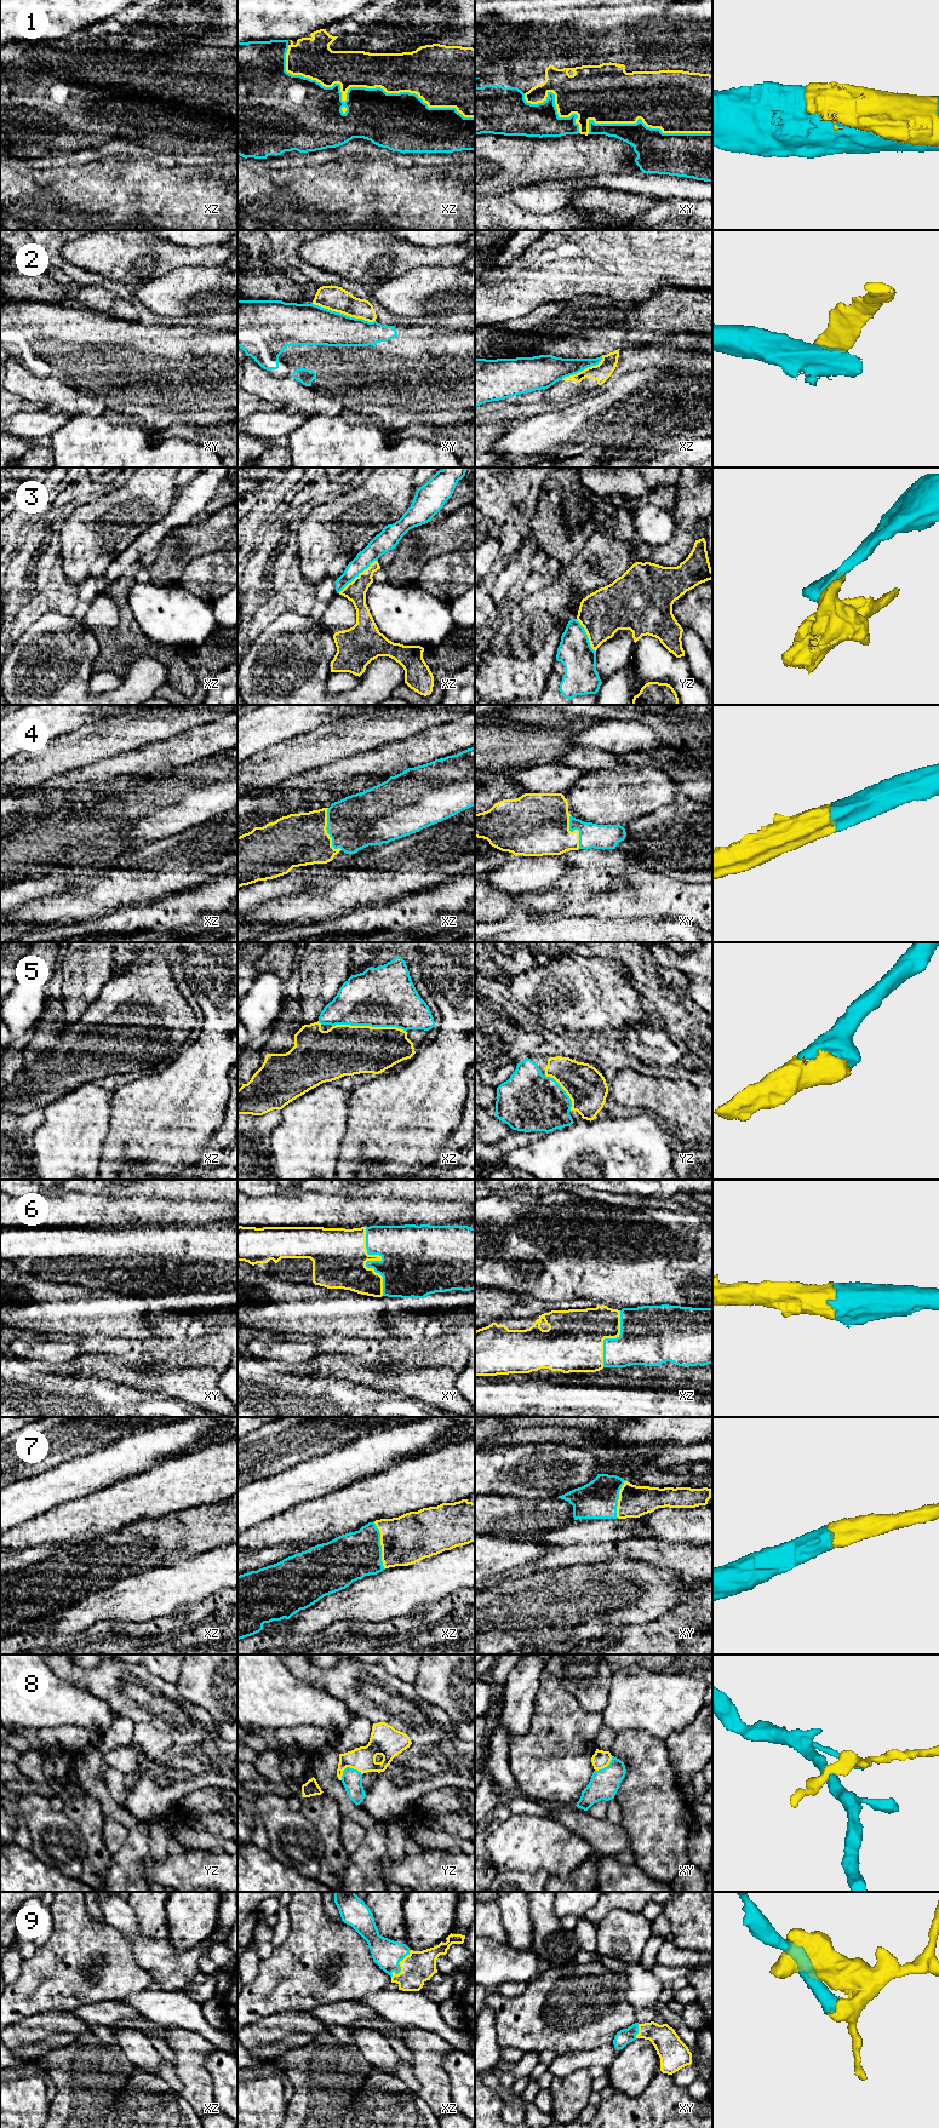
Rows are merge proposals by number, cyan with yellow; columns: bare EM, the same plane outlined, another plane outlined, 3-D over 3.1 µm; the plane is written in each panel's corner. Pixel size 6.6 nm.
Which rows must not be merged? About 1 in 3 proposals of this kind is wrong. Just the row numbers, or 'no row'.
1, 2, 3, 8

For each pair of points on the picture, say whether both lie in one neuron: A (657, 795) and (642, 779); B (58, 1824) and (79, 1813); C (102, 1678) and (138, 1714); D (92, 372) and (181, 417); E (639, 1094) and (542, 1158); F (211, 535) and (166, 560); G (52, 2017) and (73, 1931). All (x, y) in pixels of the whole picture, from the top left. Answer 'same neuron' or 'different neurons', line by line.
A: same neuron
B: different neurons
C: same neuron
D: same neuron
E: different neurons
F: same neuron
G: different neurons

